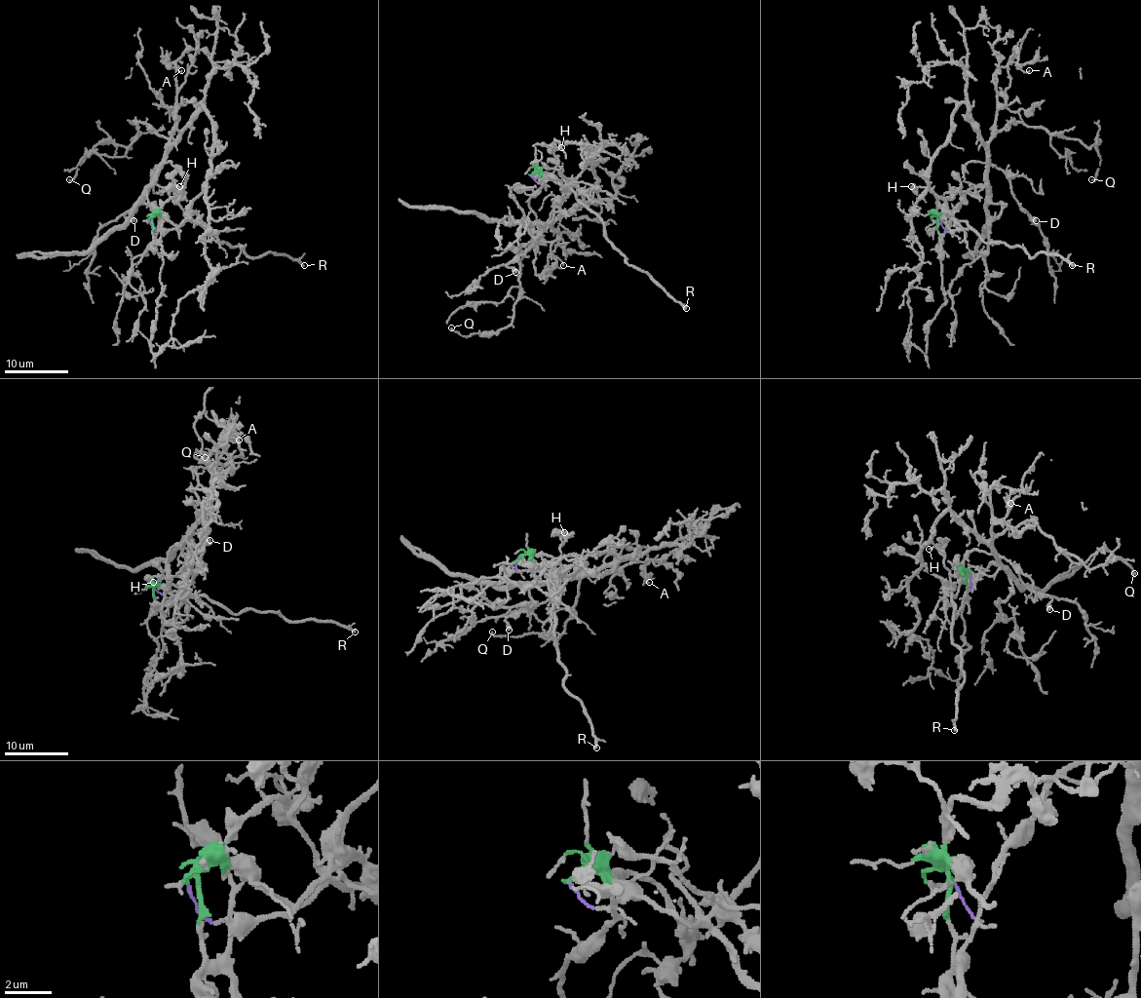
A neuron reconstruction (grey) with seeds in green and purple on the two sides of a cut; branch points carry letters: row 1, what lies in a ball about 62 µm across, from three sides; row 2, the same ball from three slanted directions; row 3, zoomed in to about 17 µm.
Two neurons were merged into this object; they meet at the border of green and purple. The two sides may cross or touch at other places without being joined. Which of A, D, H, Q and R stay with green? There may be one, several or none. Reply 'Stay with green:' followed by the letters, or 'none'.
Stay with green: H, R

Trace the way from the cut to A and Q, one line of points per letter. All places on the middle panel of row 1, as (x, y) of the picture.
A: (531, 175), (542, 186), (529, 199), (529, 207), (540, 222), (557, 231), (557, 245), (552, 251), (564, 265)
Q: (531, 175), (542, 186), (529, 207), (550, 226), (517, 251), (513, 320), (492, 333), (466, 337), (451, 327)

